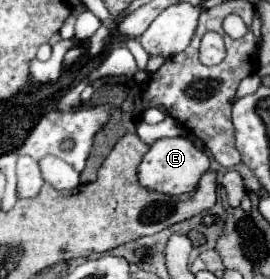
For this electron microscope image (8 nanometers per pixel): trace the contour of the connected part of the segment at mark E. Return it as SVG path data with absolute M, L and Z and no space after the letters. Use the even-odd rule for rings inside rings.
M163 137L149 145L149 151L143 155L139 167L137 167L137 179L139 185L151 191L159 191L165 195L183 195L197 189L201 175L209 169L211 159L193 145L187 137Z

